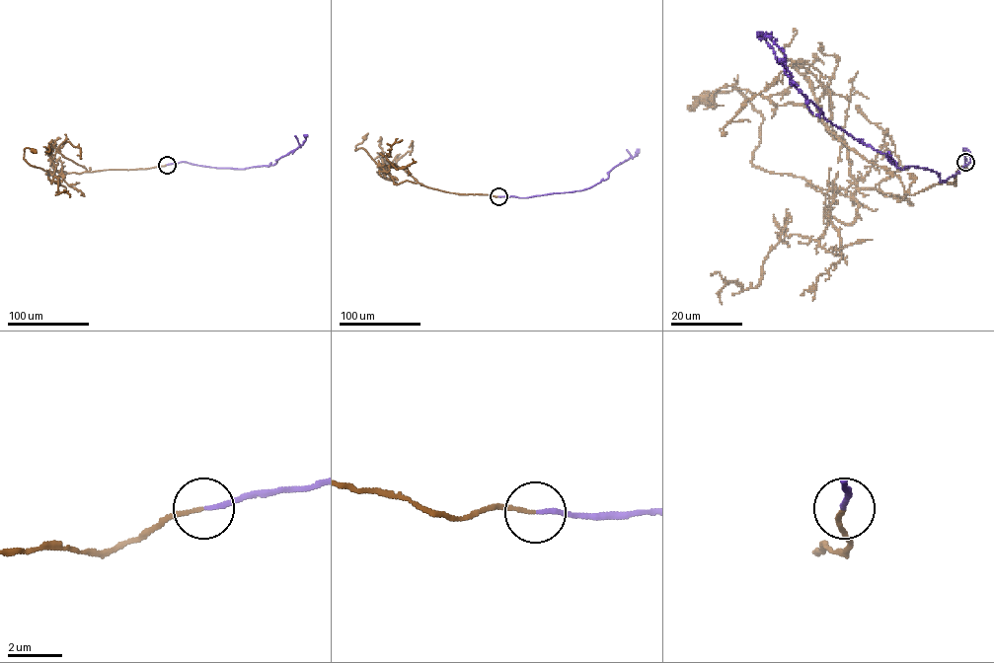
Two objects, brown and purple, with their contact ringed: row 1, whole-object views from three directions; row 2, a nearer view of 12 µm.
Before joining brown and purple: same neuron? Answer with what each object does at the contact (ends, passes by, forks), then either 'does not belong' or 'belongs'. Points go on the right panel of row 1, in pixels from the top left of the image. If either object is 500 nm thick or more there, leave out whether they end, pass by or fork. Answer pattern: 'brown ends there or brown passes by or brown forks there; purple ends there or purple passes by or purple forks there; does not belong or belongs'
brown ends there; purple ends there; belongs

